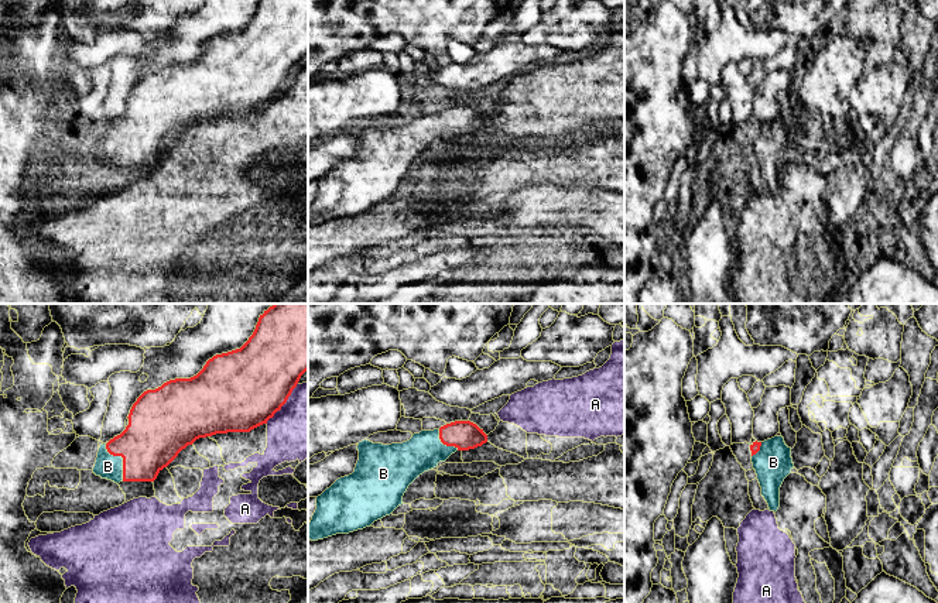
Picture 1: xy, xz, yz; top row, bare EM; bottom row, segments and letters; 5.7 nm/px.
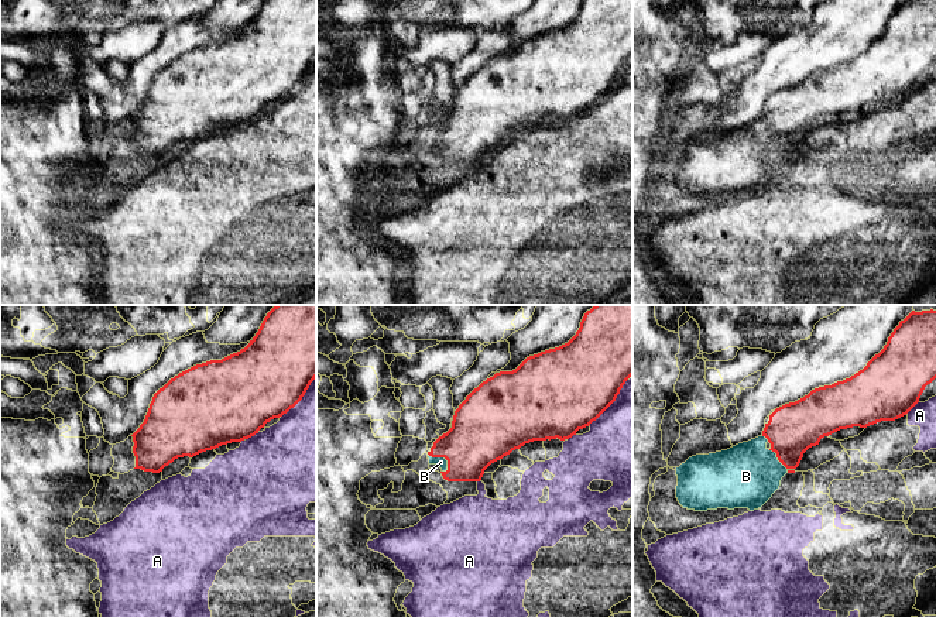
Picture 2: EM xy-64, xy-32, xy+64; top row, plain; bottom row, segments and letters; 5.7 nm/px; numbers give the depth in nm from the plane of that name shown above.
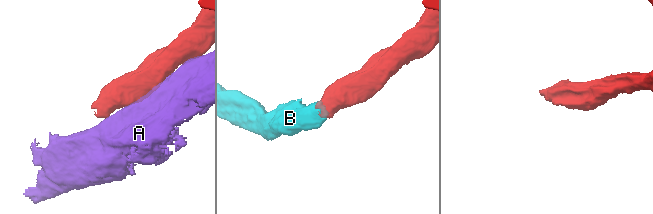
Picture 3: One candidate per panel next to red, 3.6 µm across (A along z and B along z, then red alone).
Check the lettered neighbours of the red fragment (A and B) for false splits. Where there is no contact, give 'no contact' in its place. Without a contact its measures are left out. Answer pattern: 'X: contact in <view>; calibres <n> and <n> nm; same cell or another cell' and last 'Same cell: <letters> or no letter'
A: contact in xy; calibres 440 and 360 nm; another cell
B: contact in xy; calibres 340 and 140 nm; same cell
Same cell: B

